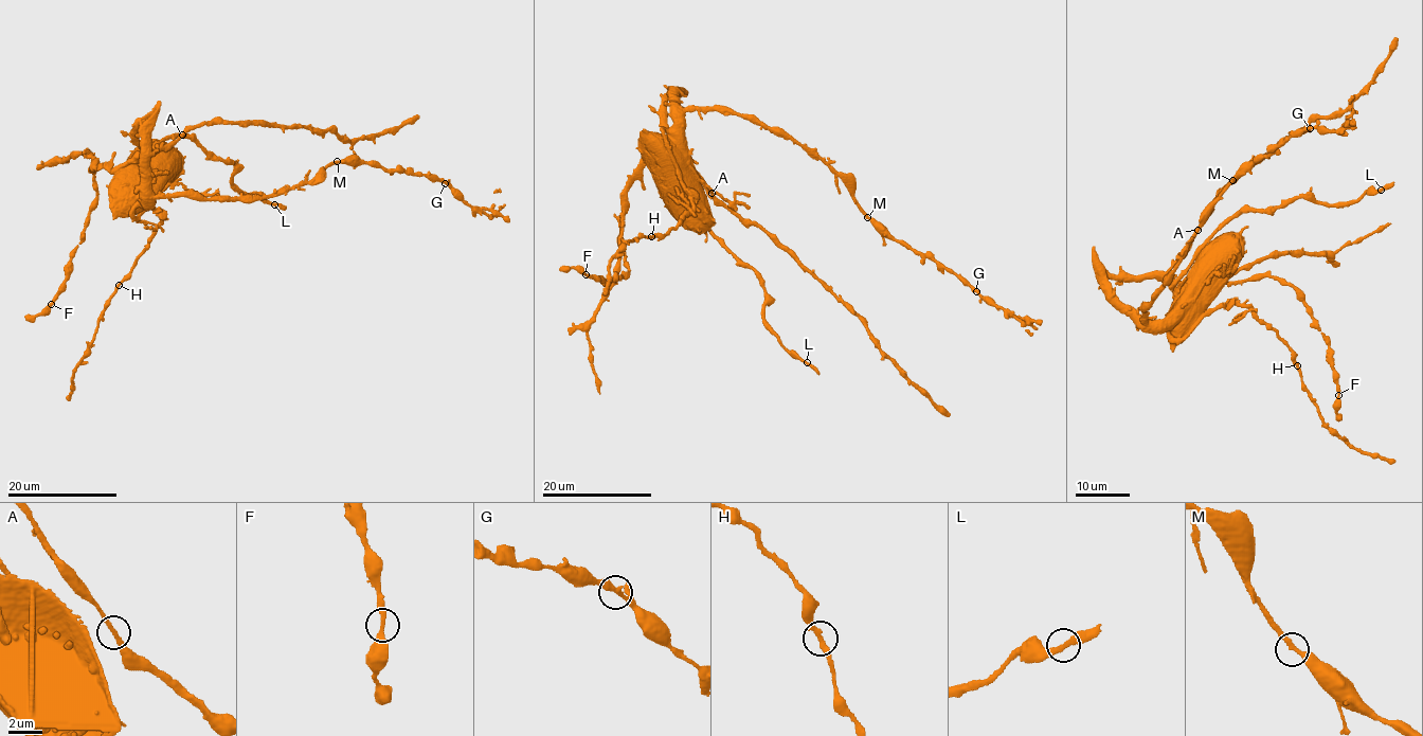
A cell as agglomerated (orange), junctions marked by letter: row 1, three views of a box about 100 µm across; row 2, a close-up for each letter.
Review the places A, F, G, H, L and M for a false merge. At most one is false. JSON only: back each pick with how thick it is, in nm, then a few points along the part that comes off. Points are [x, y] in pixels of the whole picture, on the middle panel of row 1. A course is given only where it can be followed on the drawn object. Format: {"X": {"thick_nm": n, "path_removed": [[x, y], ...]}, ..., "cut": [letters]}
{"cut": []}

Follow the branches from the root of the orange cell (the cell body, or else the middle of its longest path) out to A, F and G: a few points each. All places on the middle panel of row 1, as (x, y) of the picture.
A: (658, 150), (658, 158), (680, 150), (712, 193)
F: (658, 150), (656, 146), (647, 156), (627, 191), (622, 244), (628, 271), (604, 283), (604, 277), (586, 274)
G: (658, 150), (687, 110), (753, 114), (813, 149), (868, 217), (976, 291)

